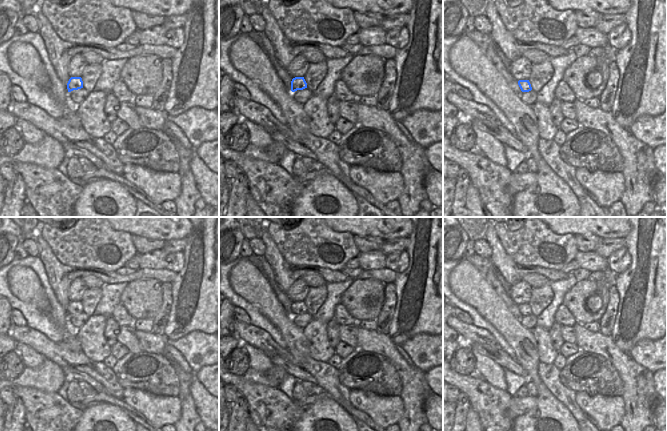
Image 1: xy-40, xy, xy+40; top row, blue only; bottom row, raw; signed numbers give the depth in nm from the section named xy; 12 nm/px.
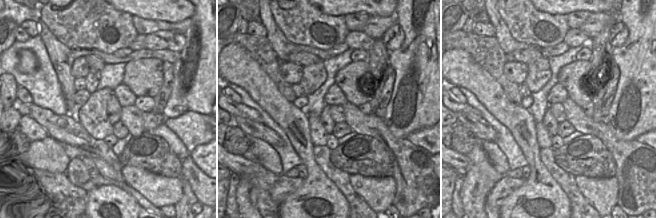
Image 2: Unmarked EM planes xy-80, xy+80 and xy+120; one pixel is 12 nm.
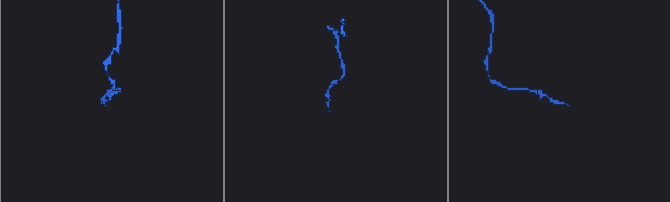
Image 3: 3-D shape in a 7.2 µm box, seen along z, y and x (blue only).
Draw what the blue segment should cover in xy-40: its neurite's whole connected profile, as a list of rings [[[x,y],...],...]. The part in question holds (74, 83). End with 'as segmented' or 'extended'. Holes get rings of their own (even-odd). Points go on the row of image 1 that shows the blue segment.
[[[71,77],[67,83],[68,92],[83,88],[83,81],[81,77]]] | as segmented

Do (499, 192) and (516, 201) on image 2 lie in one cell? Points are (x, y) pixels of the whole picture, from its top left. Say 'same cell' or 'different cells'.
different cells

